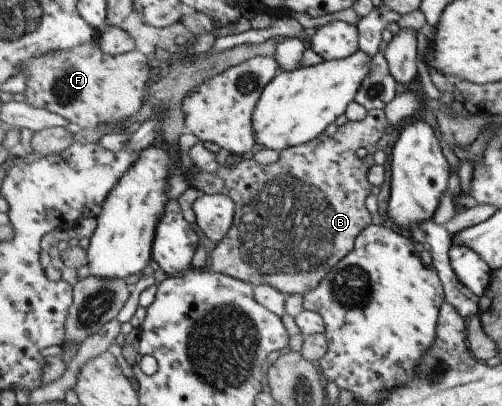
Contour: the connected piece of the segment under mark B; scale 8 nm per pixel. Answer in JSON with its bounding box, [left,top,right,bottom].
[191,110,390,296]

